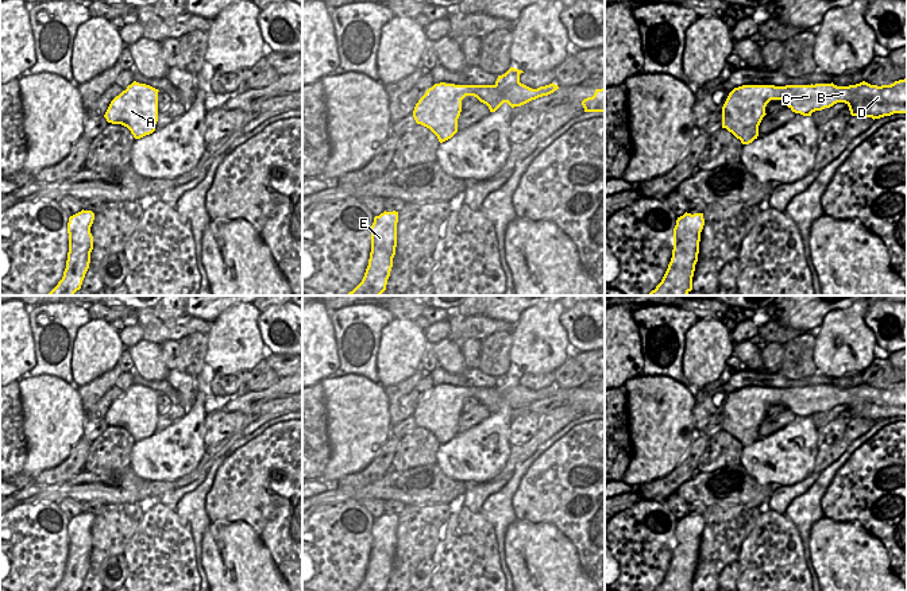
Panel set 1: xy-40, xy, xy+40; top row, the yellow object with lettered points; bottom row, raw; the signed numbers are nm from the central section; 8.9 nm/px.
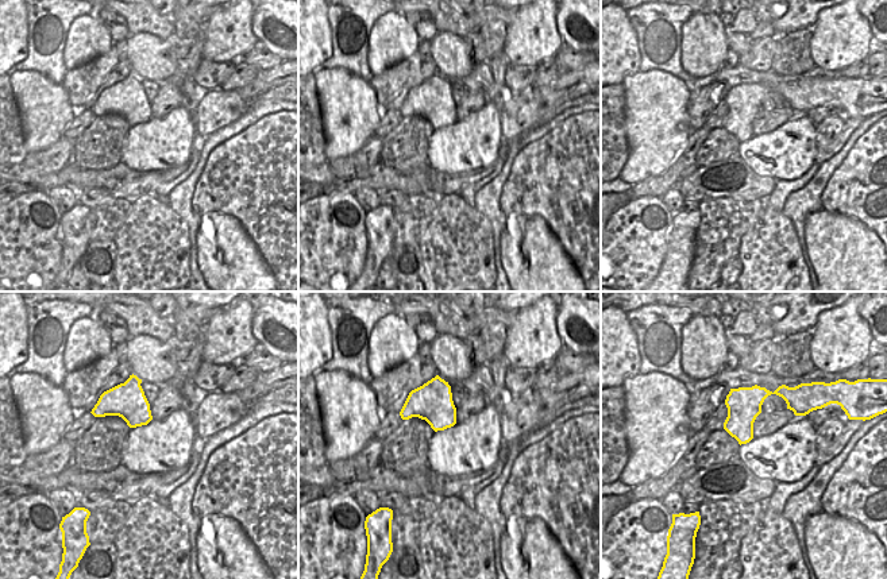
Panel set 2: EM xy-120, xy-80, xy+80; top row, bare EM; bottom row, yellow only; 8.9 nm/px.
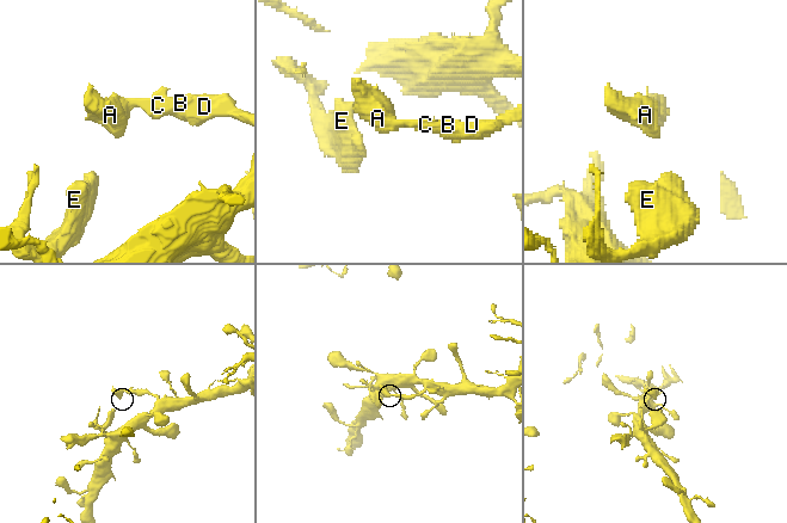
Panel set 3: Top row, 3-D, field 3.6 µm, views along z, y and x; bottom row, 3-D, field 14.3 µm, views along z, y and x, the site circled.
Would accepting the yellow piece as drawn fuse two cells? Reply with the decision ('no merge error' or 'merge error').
no merge error

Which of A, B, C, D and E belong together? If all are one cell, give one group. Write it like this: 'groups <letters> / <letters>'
groups A B C D E

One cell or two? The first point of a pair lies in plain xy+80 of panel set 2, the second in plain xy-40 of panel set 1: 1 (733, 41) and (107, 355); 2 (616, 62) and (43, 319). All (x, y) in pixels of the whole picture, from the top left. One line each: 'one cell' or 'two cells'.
1: two cells
2: two cells

